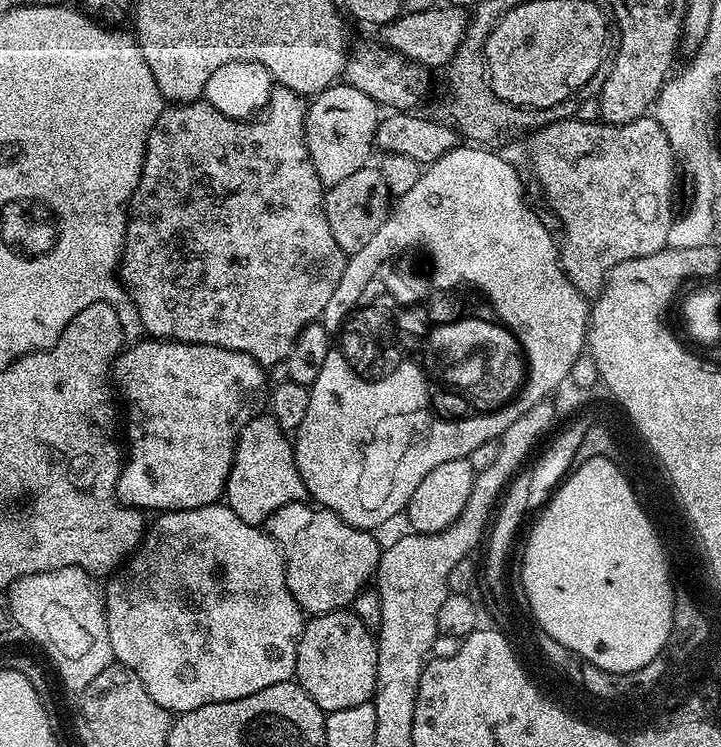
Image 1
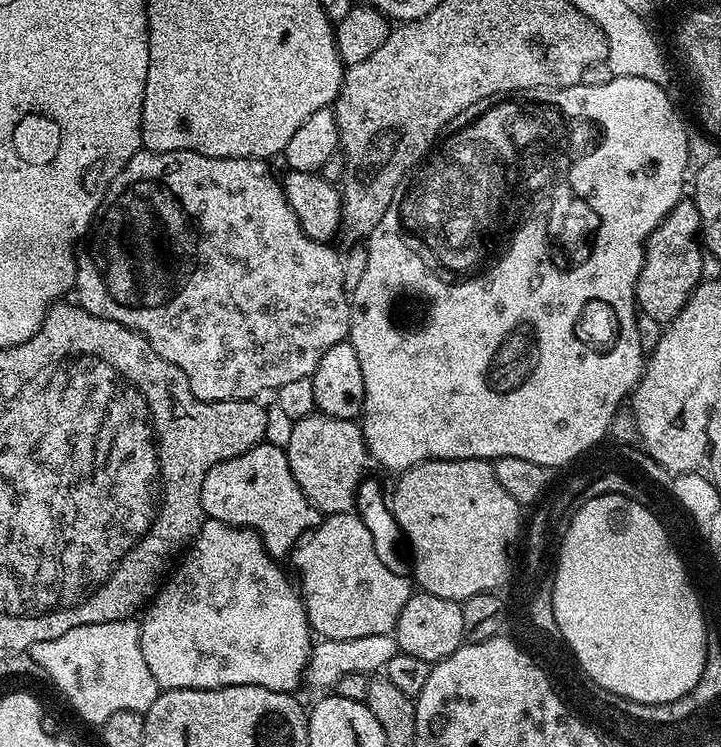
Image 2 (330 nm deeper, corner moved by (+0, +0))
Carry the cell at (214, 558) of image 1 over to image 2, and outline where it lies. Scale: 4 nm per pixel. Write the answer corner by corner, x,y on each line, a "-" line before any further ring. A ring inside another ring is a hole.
205,519
195,540
175,565
176,573
174,568
161,583
140,620
142,658
146,658
146,666
150,666
150,674
154,674
161,689
249,684
279,692
297,691
296,687
300,680
302,684
308,670
314,633
308,626
308,615
299,591
276,564
279,563
264,549
257,532

